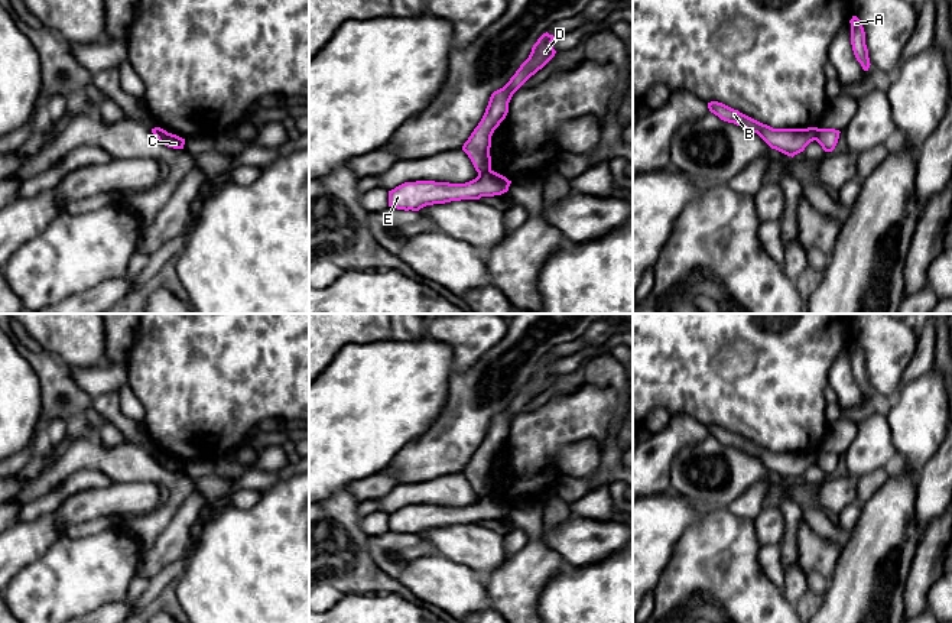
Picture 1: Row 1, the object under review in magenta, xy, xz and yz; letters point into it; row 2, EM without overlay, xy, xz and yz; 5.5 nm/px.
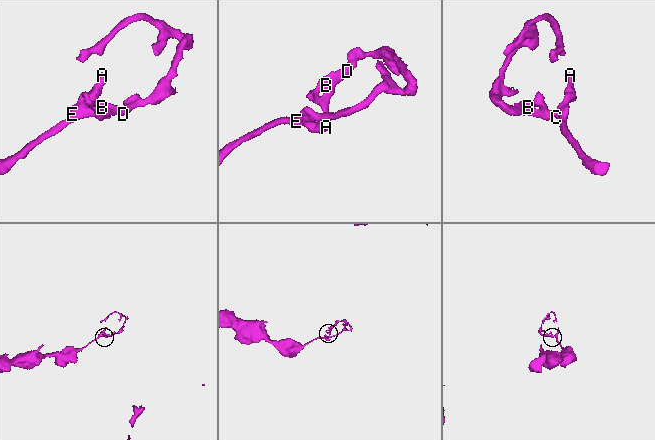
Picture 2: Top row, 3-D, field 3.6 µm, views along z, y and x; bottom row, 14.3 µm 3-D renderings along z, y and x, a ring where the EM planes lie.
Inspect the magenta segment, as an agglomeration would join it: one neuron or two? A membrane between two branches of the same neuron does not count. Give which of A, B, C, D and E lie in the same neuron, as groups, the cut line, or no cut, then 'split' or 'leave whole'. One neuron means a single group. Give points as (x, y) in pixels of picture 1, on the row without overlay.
groups A C E / B D; cut xz (490, 492), (478, 499); split

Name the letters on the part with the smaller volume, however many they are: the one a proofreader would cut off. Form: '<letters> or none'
B, D

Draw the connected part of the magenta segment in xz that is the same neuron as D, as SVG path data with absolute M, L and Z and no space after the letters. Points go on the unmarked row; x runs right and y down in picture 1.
M548 356L537 363L529 382L520 389L510 405L491 418L481 445L464 467L462 474L471 483L478 499L491 493L491 460L506 442L513 418L555 380L553 363L555 360Z

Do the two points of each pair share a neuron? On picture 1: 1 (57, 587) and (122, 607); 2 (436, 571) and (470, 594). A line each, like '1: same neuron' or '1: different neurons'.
1: different neurons
2: same neuron

